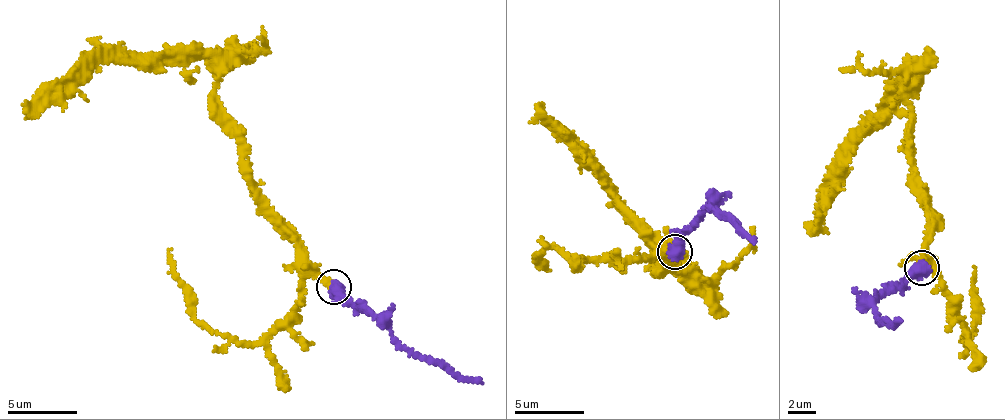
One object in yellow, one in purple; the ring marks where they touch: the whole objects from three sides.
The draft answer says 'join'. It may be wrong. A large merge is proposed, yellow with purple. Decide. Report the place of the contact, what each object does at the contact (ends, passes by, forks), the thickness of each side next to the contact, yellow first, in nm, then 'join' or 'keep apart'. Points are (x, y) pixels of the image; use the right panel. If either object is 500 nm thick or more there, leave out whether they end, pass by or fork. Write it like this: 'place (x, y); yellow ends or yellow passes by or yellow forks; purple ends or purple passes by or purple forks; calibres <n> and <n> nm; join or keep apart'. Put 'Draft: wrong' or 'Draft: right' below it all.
place (921, 267); calibres 240 and 700 nm; join
Draft: right

